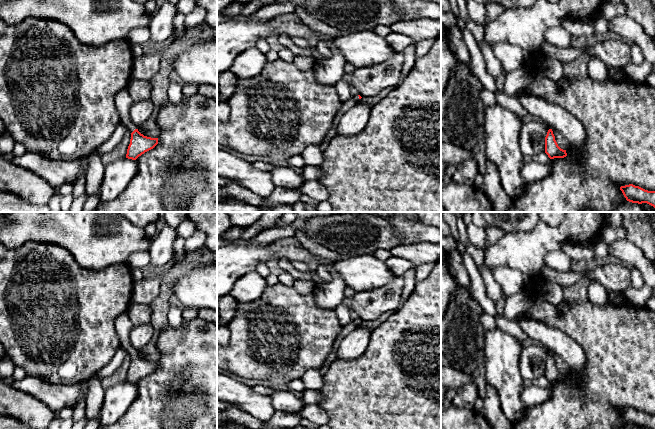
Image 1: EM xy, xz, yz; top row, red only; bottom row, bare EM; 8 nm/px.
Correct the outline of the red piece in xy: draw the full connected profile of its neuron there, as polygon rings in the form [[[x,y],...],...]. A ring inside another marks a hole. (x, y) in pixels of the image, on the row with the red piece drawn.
[[[127,87],[116,94],[115,105],[120,115],[121,123],[126,126],[127,130],[132,132],[126,158],[136,160],[145,152],[153,149],[158,144],[158,138],[144,136],[138,131],[129,117],[129,110],[132,104],[133,100]]]

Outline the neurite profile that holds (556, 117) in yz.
[[[518,91],[515,96],[529,115],[547,124],[551,129],[559,131],[568,141],[569,147],[583,152],[586,132],[581,122],[558,104],[525,91]]]

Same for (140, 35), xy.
[[[140,27],[130,31],[126,37],[126,41],[130,45],[134,44],[144,44],[150,41],[150,31],[148,27]]]

